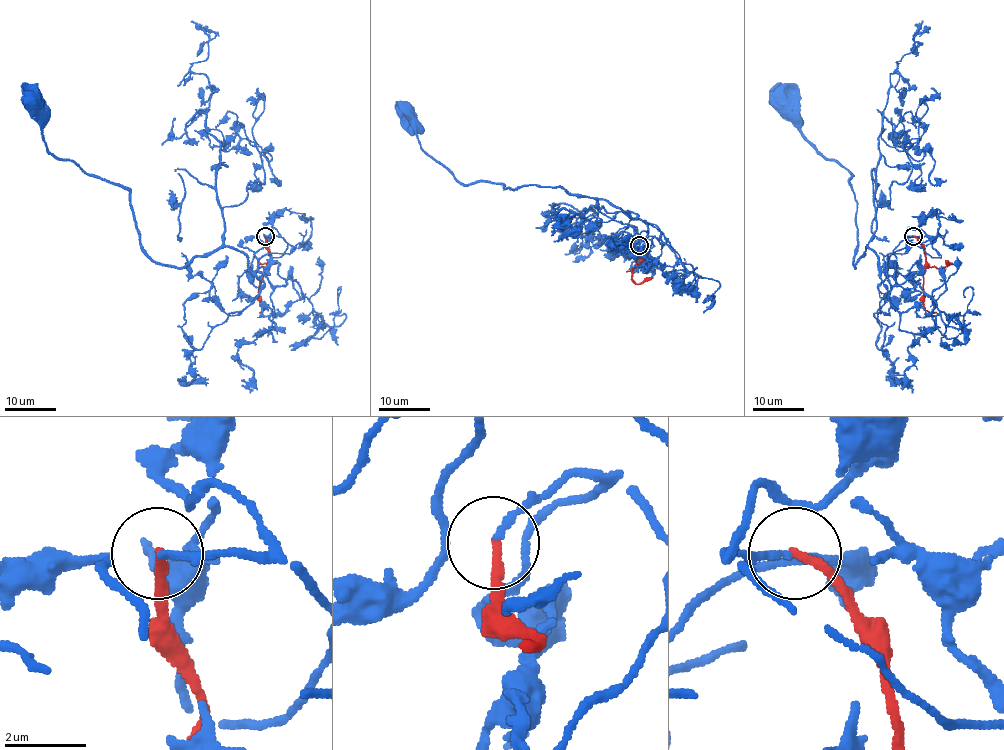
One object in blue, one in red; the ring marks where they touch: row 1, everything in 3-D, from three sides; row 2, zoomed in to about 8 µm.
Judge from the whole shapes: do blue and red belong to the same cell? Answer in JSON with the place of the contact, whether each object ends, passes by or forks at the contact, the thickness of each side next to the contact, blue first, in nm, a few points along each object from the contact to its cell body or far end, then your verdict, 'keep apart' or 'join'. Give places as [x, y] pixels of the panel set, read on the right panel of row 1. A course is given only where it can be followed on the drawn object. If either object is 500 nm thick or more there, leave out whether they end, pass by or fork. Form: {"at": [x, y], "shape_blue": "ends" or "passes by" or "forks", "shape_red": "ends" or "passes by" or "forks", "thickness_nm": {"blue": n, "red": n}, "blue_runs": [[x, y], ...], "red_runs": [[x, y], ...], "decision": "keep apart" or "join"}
{"at": [913, 236], "shape_blue": "passes by", "shape_red": "ends", "thickness_nm": {"blue": 110, "red": 200}, "blue_runs": [[912, 236], [905, 236], [906, 251], [888, 254], [884, 271], [867, 246], [855, 267], [852, 174], [777, 102]], "red_runs": [[912, 236], [919, 241], [925, 255], [923, 304], [926, 310], [937, 312]], "decision": "keep apart"}

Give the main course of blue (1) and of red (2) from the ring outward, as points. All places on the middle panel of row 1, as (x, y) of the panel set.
1: (639, 244), (666, 238), (602, 199), (556, 187), (462, 184), (422, 149), (409, 109)
2: (639, 244), (639, 251), (645, 257), (632, 255), (637, 258), (633, 269)

